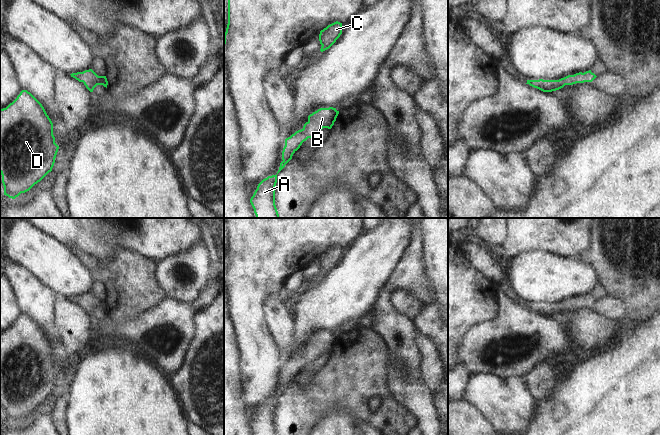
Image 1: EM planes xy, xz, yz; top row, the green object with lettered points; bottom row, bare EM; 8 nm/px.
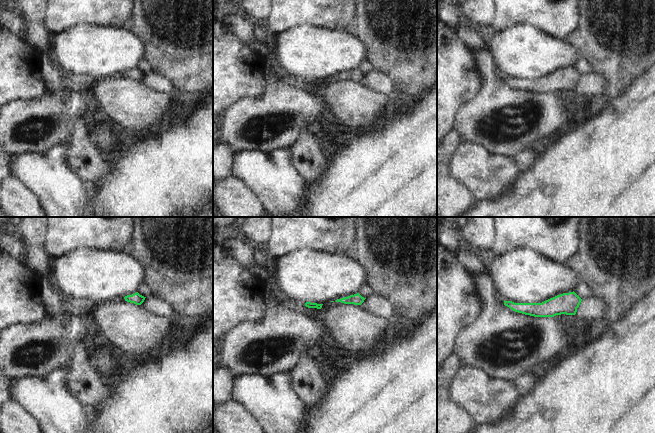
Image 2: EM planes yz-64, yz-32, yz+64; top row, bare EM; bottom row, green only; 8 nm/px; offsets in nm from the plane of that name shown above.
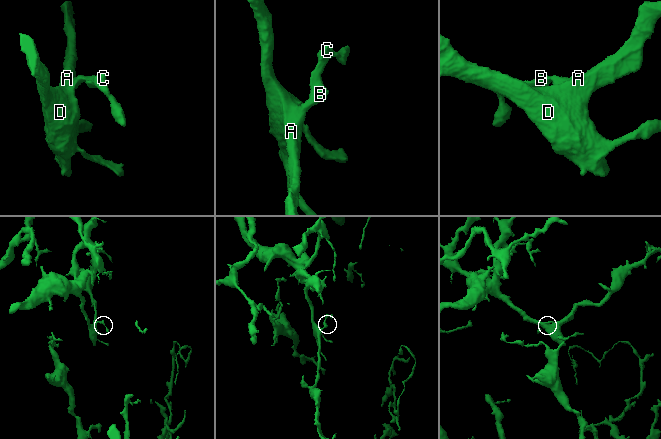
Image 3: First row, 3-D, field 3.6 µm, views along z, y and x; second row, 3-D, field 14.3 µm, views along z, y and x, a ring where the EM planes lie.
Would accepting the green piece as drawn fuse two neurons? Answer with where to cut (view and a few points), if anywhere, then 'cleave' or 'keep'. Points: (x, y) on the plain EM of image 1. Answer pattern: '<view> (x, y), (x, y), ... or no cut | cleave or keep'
no cut | keep

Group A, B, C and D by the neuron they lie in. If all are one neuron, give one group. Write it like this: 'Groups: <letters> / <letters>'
Groups: A B C D

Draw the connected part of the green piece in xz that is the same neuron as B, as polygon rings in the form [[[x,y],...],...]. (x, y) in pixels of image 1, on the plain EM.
[[[333,331],[320,332],[310,338],[303,352],[285,363],[285,370],[282,375],[283,385],[280,387],[277,398],[292,383],[293,378],[300,372],[304,365],[319,358],[323,352],[331,353],[338,338],[339,335]]]

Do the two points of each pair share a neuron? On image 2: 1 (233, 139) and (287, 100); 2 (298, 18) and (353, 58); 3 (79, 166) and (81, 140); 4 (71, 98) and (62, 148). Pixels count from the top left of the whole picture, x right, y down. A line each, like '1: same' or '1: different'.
1: same
2: different
3: same
4: different

